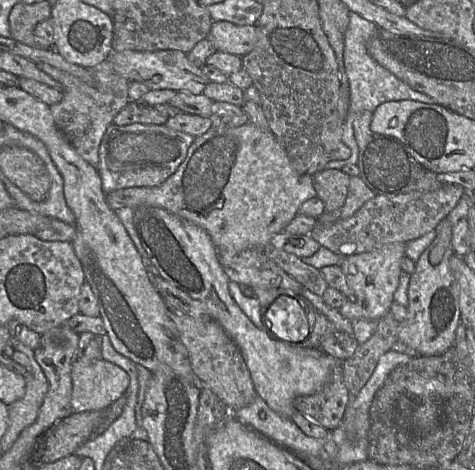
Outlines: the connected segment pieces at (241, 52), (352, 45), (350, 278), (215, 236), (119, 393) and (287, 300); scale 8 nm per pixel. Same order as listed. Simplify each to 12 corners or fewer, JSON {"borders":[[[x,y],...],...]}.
{"borders":[[[213,21],[207,38],[240,57],[258,41],[255,25]],[[350,11],[344,34],[349,108],[342,141],[358,163],[353,121],[389,101],[437,104],[412,89],[369,54],[375,23]],[[407,243],[341,258],[348,320],[378,321],[393,303]],[[215,124],[156,187],[106,194],[265,249],[317,196],[271,131]],[[75,359],[71,408],[103,411],[124,396],[128,373]],[[281,295],[265,314],[270,336],[302,343],[312,331],[296,298]]]}

